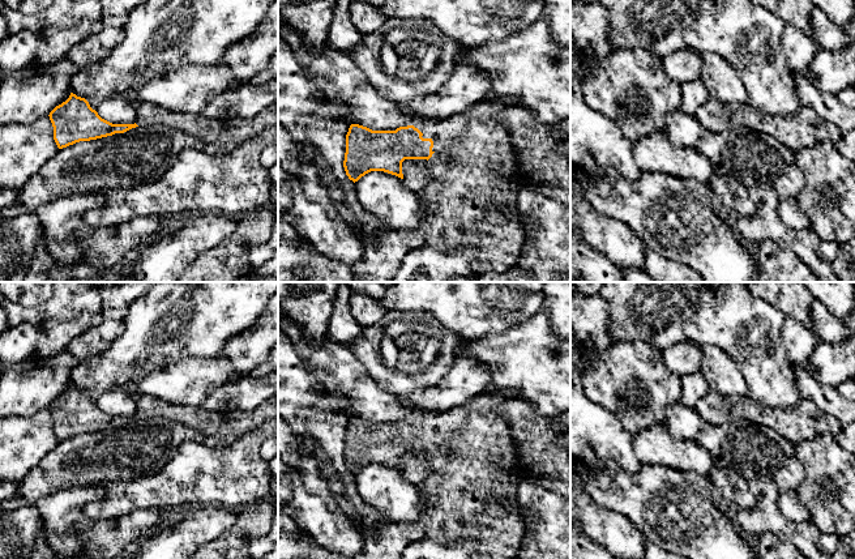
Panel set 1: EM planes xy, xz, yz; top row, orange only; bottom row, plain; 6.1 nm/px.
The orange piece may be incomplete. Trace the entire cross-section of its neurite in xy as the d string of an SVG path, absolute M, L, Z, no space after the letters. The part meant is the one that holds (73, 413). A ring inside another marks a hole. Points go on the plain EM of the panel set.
M73 385L65 394L56 398L48 409L54 419L54 432L59 441L146 418L167 418L202 435L213 435L223 421L223 413L209 411L202 406L174 405L149 394L142 394L137 400L134 417L112 417L102 411L85 391Z

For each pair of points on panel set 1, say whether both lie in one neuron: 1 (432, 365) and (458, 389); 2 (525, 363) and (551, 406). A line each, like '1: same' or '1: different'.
1: different
2: same

